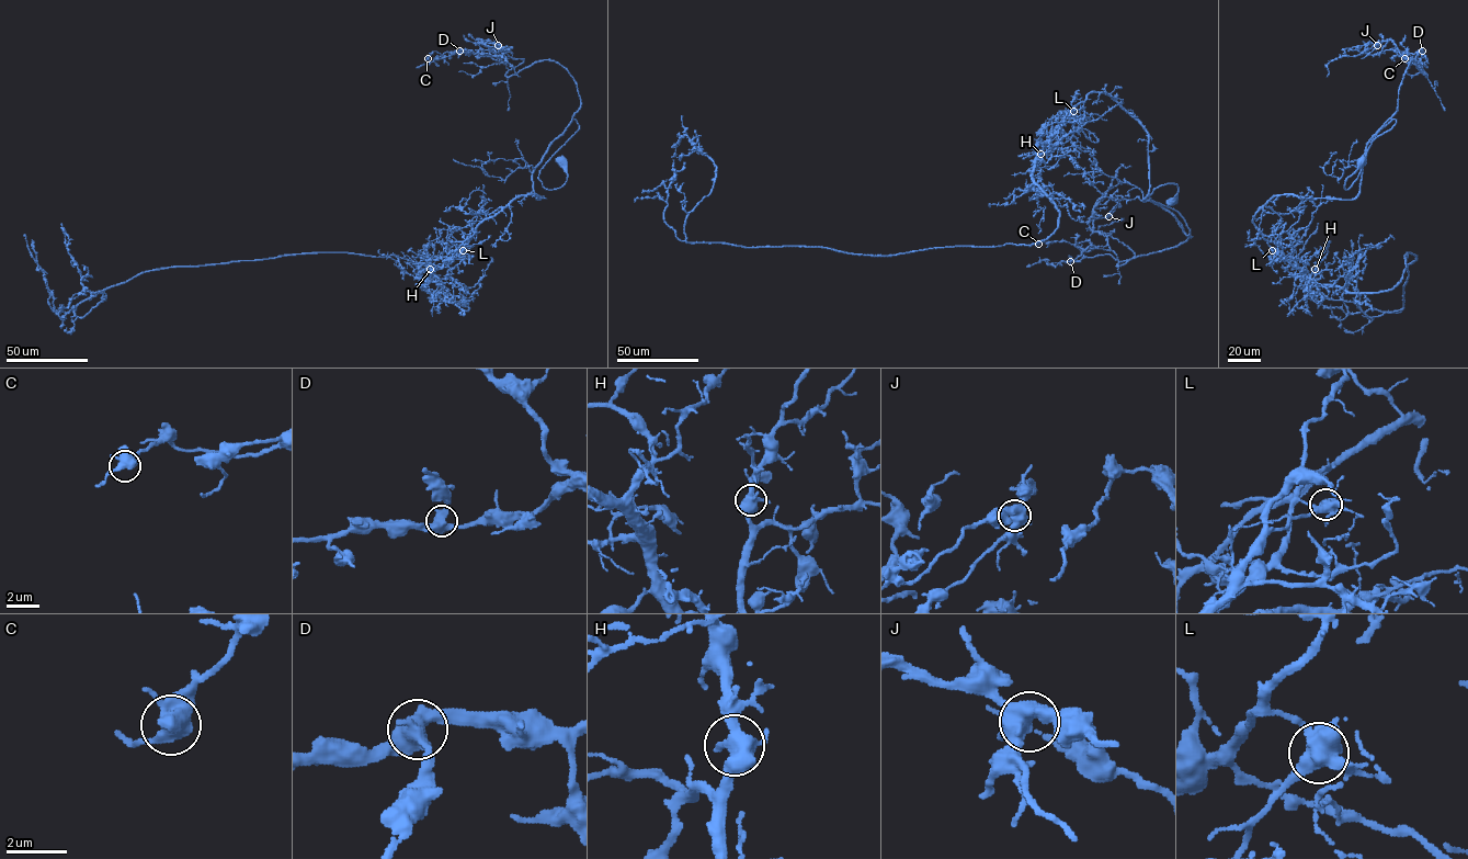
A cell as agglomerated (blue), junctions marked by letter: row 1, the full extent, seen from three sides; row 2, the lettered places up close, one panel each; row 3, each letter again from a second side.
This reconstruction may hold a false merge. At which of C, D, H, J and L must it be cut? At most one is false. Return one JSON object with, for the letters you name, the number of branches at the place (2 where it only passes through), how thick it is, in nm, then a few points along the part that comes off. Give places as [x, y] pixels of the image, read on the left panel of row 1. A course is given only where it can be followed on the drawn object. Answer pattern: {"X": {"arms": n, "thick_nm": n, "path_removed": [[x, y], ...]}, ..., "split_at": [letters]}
{"L": {"arms": 4, "thick_nm": 550, "path_removed": [[463, 249], [514, 199], [538, 200], [533, 170], [580, 108], [554, 61], [507, 77], [478, 51], [520, 77]]}, "split_at": ["L"]}

